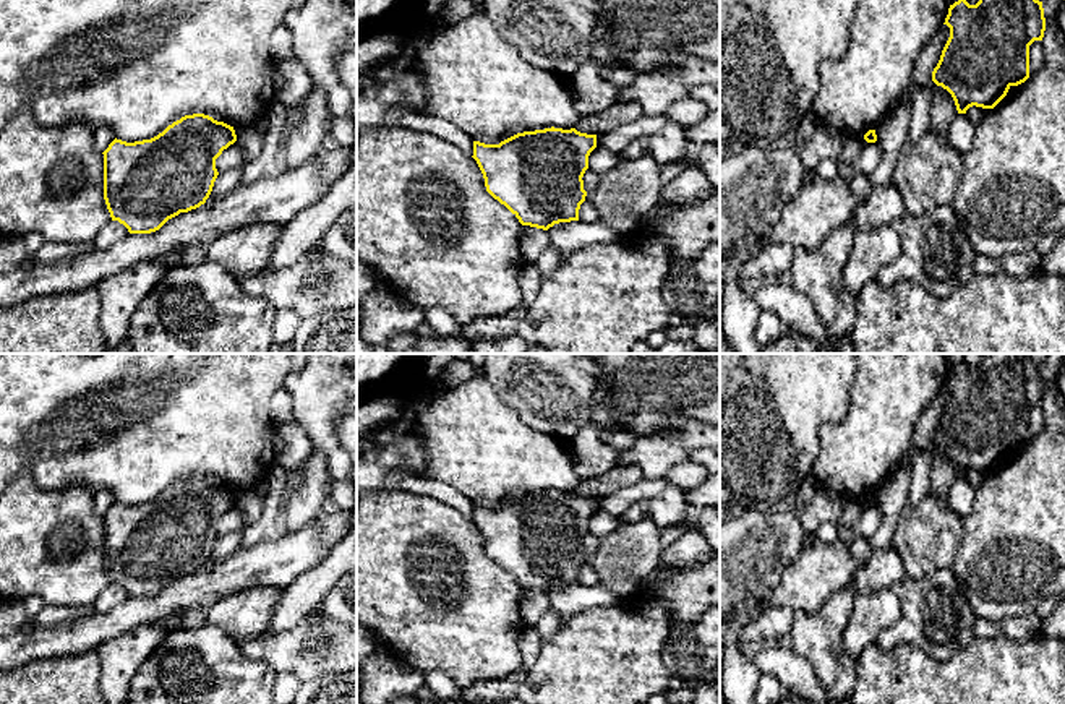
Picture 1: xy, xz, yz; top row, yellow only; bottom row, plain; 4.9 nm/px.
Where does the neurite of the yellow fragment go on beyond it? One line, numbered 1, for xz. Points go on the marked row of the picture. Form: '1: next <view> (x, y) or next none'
1: next none

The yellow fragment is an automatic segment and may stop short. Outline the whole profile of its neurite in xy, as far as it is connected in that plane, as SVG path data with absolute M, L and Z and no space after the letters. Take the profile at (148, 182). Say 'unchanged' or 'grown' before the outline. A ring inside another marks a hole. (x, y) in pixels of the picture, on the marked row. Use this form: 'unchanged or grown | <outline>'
unchanged | M204 114L185 115L151 140L126 143L113 140L104 154L104 200L112 221L123 224L130 234L151 234L180 212L199 208L209 198L219 175L216 159L237 141L233 127Z

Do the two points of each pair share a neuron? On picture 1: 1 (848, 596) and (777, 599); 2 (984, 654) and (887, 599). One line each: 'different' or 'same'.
1: different
2: different

